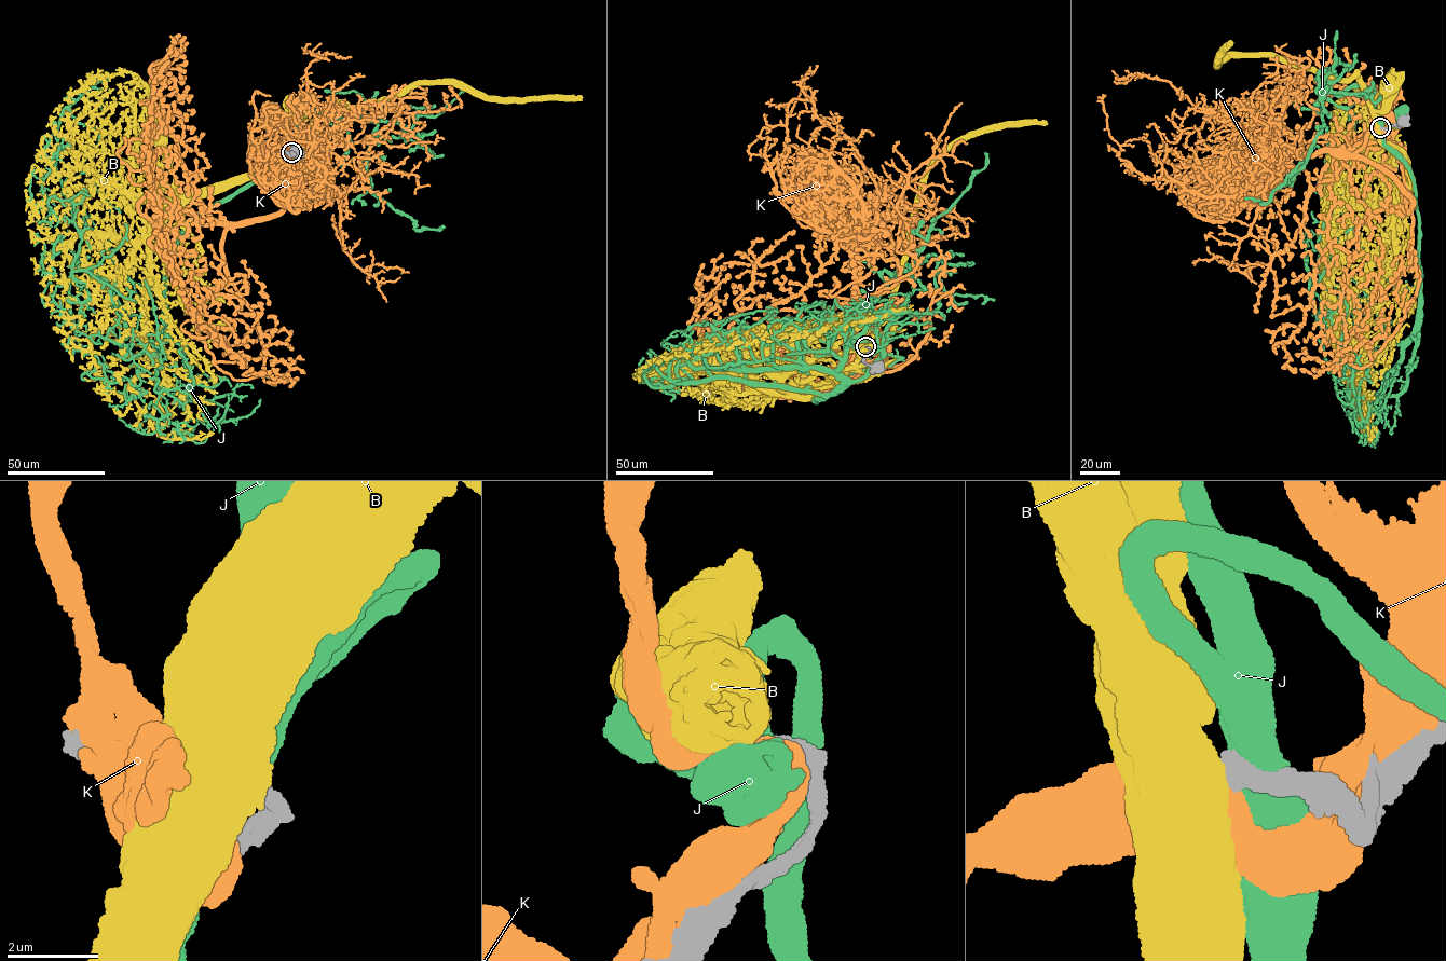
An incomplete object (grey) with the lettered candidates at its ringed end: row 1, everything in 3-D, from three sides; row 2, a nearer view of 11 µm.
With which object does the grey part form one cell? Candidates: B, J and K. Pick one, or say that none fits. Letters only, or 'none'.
none

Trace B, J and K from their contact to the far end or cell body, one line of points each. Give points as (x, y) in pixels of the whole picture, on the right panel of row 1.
B: (1381, 127), (1381, 140), (1395, 146), (1403, 154), (1410, 186), (1402, 190), (1381, 249)
J: (1381, 127), (1377, 119), (1396, 125), (1400, 112)
K: (1380, 128), (1385, 128), (1388, 122), (1390, 92)

